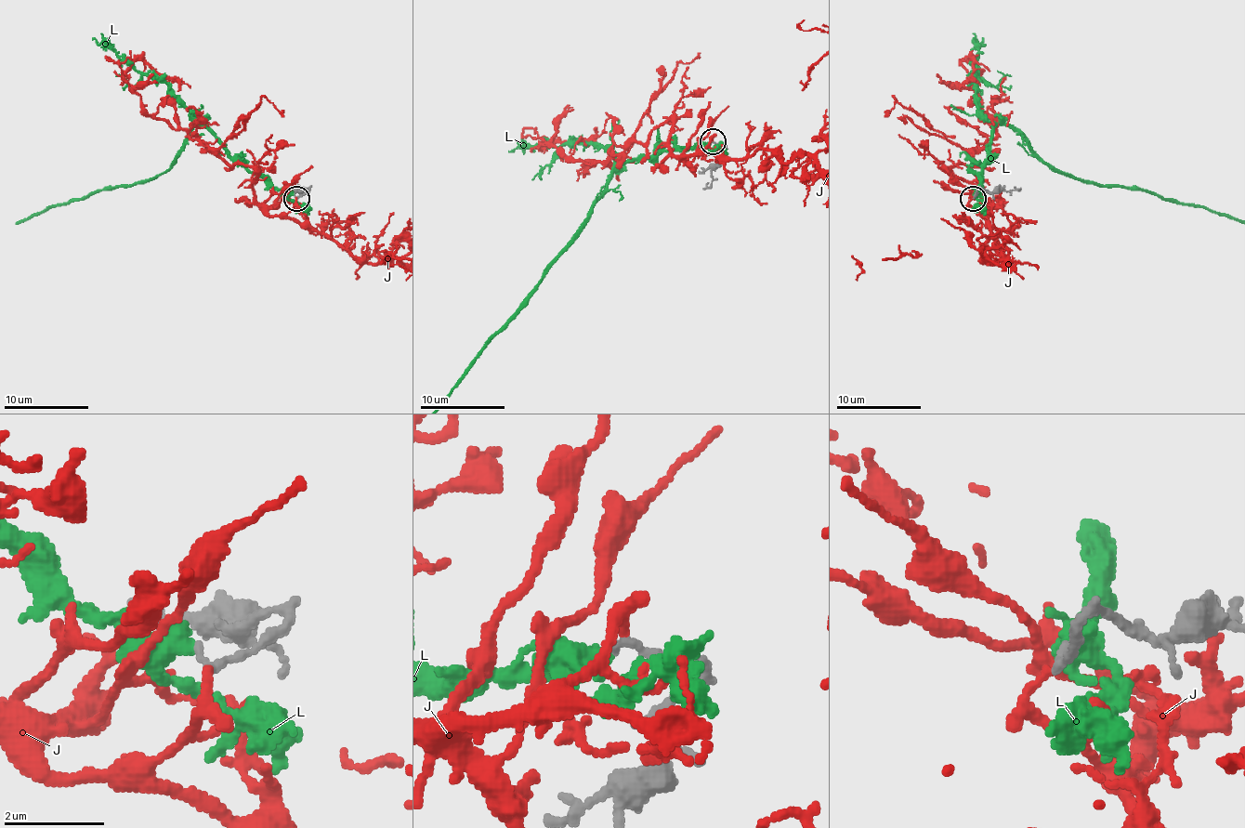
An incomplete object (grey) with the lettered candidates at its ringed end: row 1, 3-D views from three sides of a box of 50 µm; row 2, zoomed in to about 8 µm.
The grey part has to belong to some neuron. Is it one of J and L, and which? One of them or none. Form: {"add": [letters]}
{"add": ["J"]}

